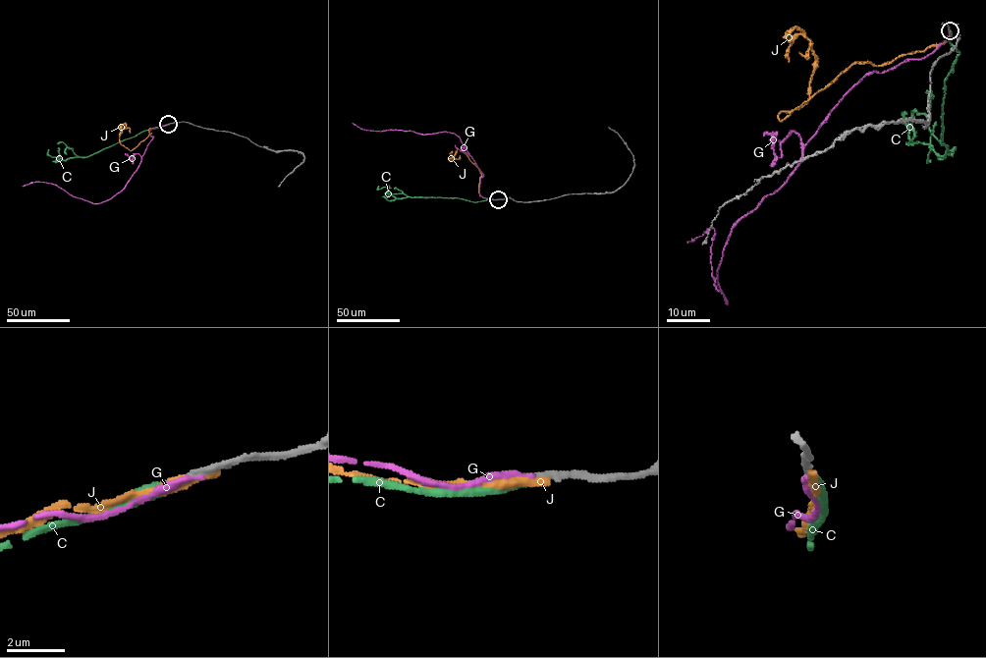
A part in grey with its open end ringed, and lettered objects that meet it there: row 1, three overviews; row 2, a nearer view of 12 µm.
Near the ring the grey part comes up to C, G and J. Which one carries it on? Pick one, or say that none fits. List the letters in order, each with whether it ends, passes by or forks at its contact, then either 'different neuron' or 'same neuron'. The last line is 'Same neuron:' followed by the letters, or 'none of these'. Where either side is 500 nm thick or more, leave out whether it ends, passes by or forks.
C: it ends | same neuron
G: it ends | different neuron
J: it ends | different neuron
Same neuron: C

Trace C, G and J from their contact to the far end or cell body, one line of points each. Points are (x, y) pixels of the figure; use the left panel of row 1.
C: (168, 124), (144, 131), (85, 157), (63, 160), (49, 155), (49, 149)
G: (168, 124), (150, 130), (153, 137), (138, 167), (125, 187), (106, 200), (93, 203), (43, 182), (22, 186)
J: (169, 124), (150, 128), (151, 134), (132, 150), (120, 143), (122, 133)

